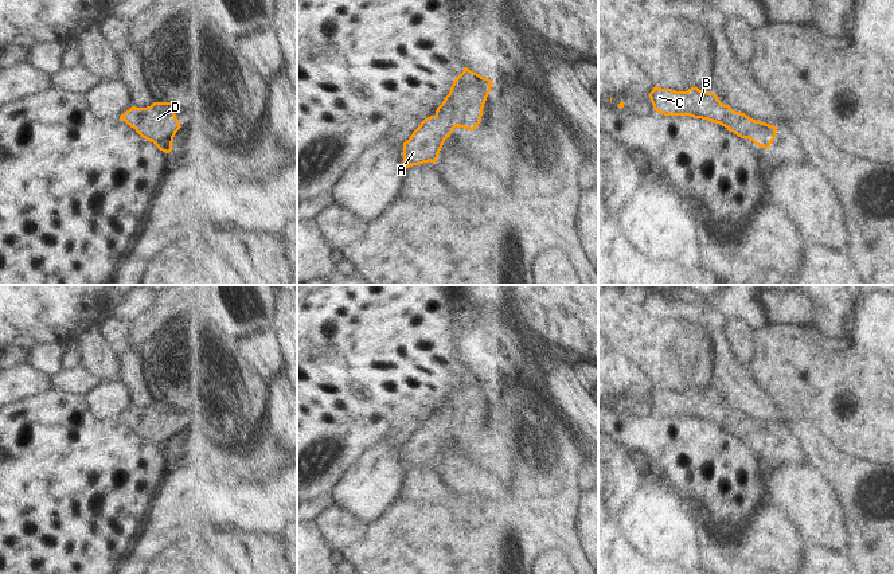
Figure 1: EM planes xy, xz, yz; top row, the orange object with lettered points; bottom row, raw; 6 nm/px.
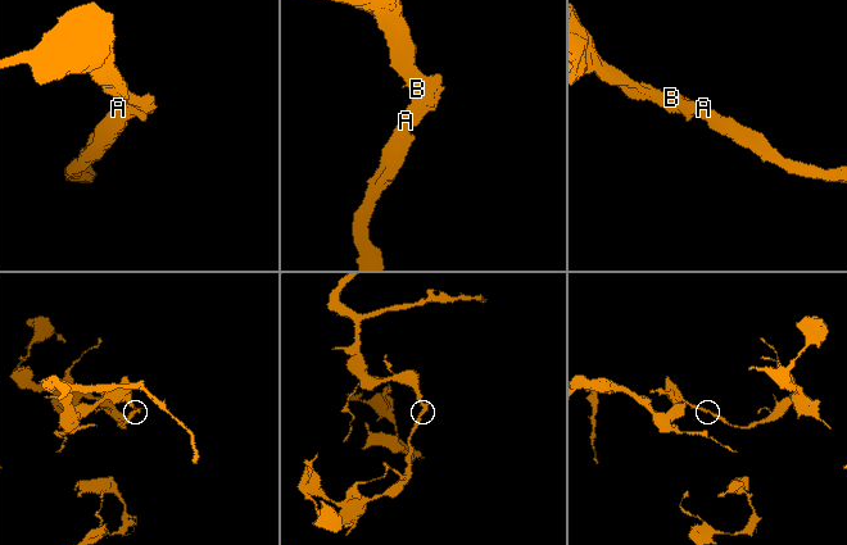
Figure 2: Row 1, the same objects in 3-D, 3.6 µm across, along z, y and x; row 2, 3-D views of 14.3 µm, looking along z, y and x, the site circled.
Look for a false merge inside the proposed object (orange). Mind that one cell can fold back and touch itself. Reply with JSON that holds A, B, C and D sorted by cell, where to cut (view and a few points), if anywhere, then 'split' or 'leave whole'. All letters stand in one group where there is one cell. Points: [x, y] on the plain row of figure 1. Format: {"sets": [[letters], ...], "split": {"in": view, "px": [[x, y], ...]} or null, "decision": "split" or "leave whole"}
{"sets": [["A", "B", "C", "D"]], "split": null, "decision": "leave whole"}

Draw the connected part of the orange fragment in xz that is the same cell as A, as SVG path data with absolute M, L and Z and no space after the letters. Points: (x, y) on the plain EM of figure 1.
M468 368L456 378L449 395L436 415L425 419L403 444L405 469L436 464L454 429L475 432L481 423L483 409L493 383Z

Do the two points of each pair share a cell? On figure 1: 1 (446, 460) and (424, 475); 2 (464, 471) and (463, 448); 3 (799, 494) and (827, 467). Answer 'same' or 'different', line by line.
1: different
2: same
3: different

